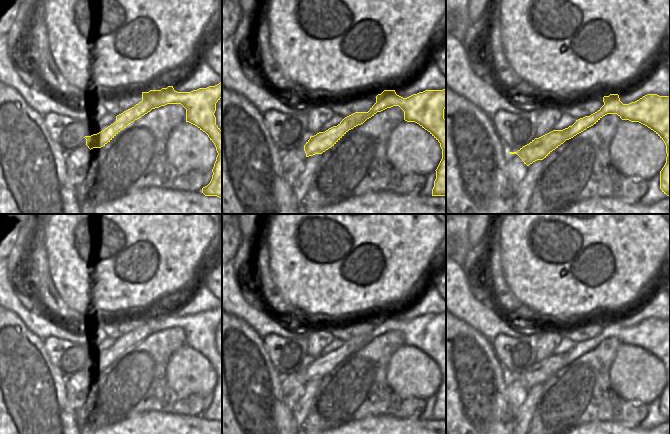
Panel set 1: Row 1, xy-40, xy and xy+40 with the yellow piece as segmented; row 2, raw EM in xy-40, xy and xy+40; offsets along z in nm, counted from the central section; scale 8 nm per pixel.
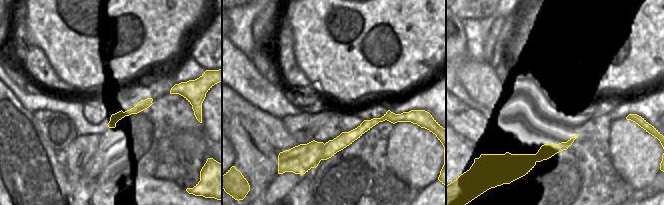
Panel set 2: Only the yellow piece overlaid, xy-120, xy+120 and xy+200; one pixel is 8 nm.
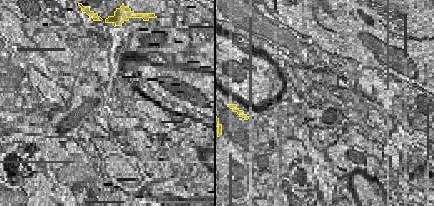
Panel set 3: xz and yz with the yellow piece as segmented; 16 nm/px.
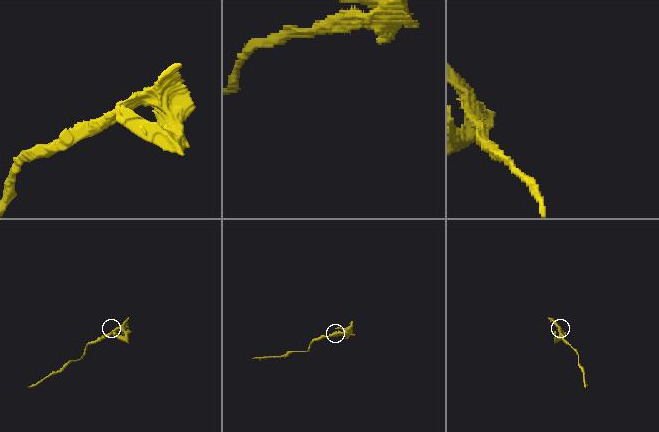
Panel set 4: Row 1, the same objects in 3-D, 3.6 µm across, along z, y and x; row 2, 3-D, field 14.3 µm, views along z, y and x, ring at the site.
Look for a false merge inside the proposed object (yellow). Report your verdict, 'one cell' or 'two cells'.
two cells

